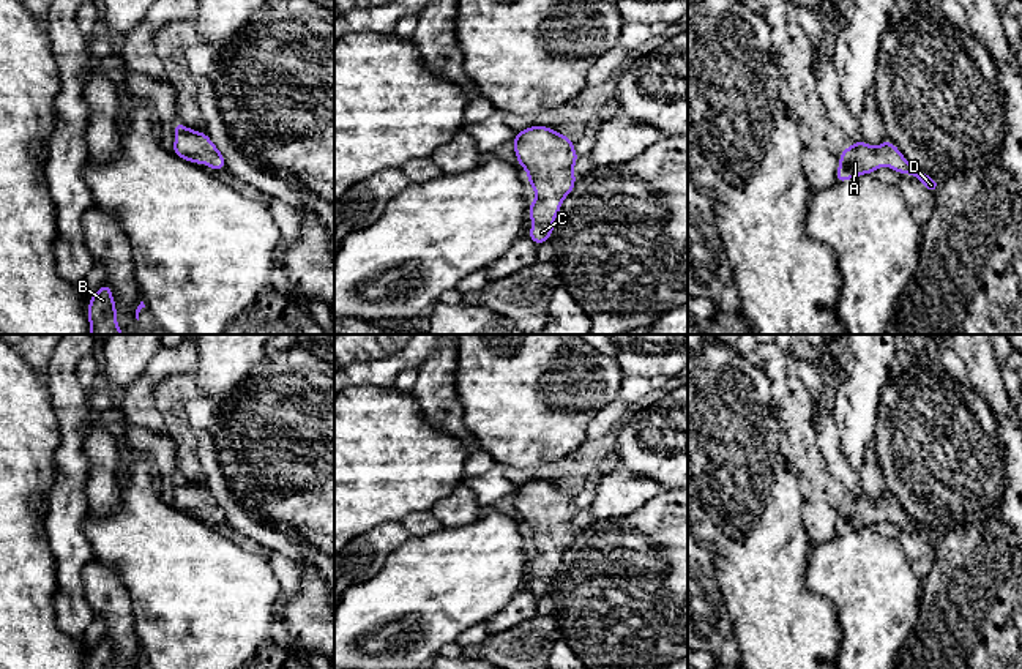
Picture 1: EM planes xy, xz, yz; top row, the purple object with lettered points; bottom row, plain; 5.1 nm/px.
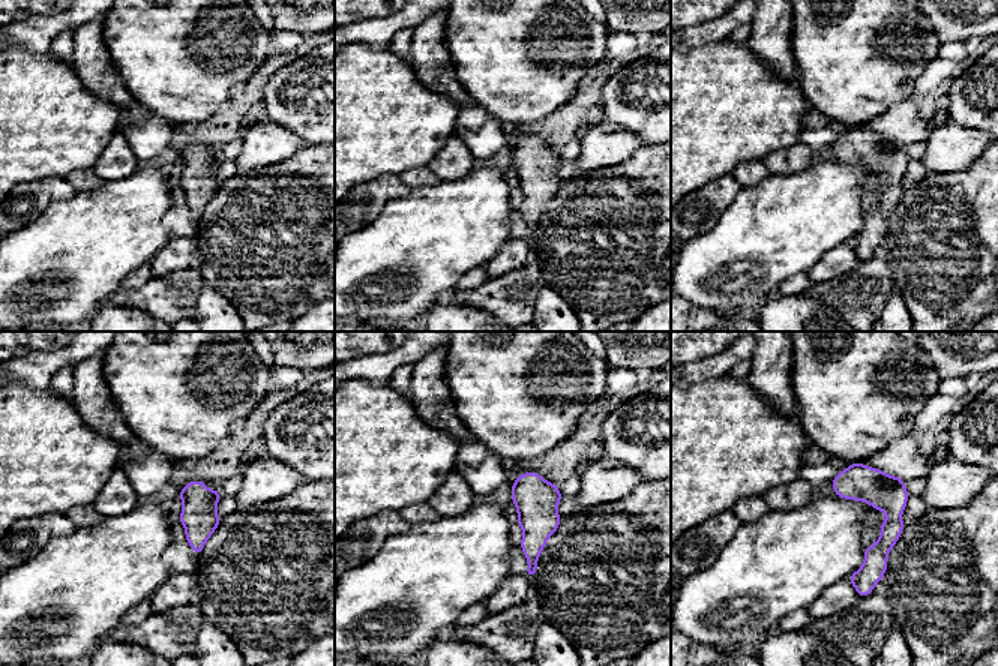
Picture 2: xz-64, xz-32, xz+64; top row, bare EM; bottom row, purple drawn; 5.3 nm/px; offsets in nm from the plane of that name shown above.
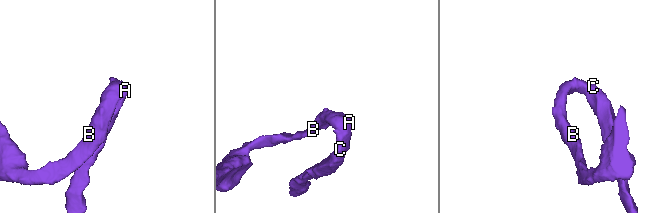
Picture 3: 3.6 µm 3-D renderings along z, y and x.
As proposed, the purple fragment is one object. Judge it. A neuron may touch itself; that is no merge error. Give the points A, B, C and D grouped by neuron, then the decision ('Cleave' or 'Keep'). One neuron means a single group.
Groups: A B C D. Keep

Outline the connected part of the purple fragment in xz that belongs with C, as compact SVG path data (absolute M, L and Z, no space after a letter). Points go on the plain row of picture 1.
M533 478L517 486L513 497L517 518L527 524L527 535L536 546L528 559L532 584L527 590L539 600L550 592L561 555L574 543L573 521L579 508L571 491L549 480Z

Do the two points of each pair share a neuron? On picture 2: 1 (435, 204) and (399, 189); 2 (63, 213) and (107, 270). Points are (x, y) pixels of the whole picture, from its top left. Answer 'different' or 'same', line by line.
1: different
2: same

